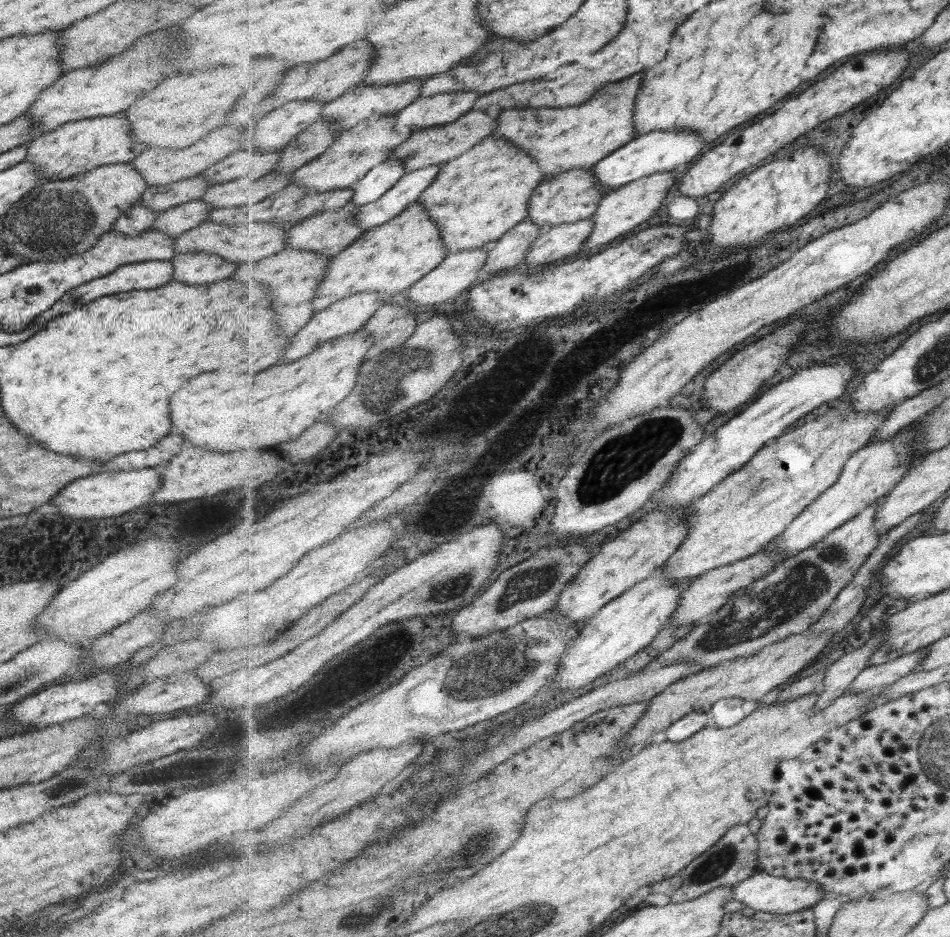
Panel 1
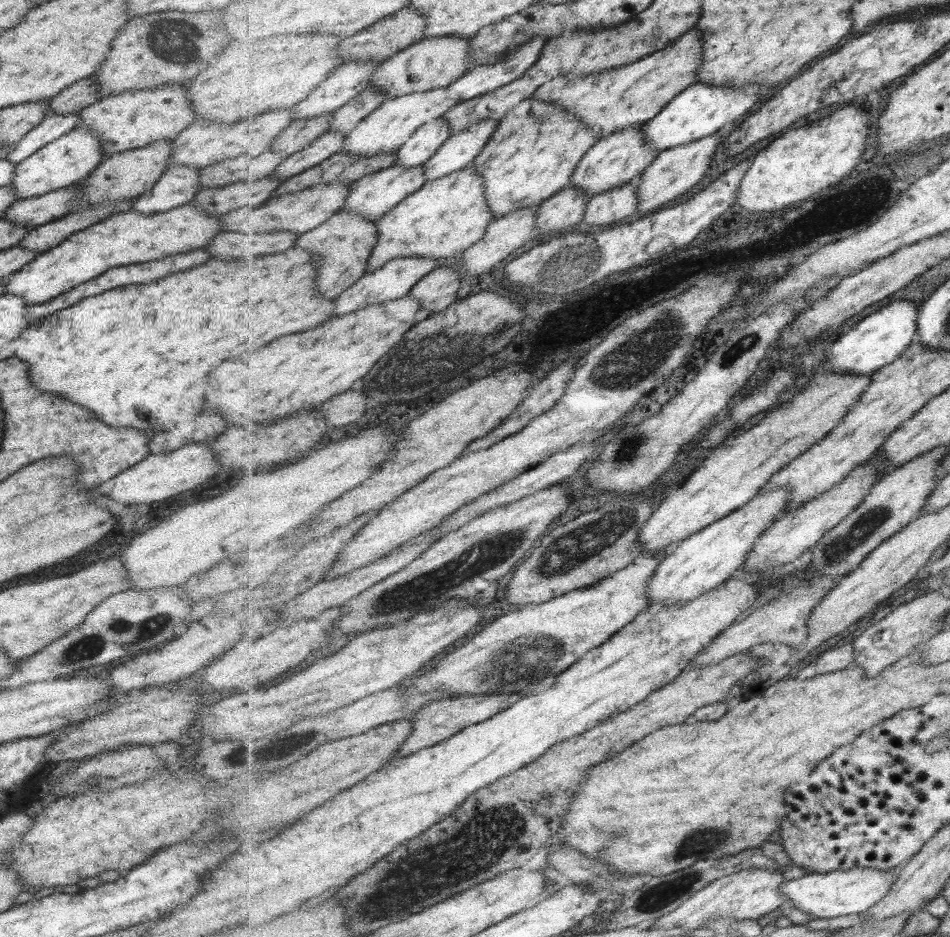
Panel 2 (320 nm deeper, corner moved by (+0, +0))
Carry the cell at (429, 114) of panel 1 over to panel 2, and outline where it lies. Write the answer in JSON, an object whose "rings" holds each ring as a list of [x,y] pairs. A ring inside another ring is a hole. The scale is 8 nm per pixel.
{"rings":[[[535,37],[526,42],[521,49],[515,49],[508,57],[495,65],[473,66],[459,81],[453,82],[449,88],[461,98],[461,101],[479,98],[497,88],[507,86],[527,74],[527,70],[539,58],[547,43],[545,37]]]}

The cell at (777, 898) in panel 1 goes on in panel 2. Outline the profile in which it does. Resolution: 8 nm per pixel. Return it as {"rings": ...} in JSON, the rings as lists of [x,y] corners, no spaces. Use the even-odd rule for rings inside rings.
{"rings":[[[859,867],[848,871],[834,870],[828,873],[808,873],[798,879],[793,879],[782,884],[781,891],[795,906],[803,912],[814,914],[816,918],[837,918],[838,916],[849,916],[849,914],[866,913],[871,907],[881,902],[891,892],[896,881],[897,868],[889,870],[865,869]]]}

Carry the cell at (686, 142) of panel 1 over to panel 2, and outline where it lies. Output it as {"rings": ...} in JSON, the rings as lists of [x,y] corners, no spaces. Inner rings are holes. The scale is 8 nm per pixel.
{"rings":[[[759,84],[745,86],[741,90],[737,90],[735,87],[727,88],[727,86],[690,85],[653,121],[647,121],[643,126],[647,146],[661,152],[675,146],[687,145],[689,142],[697,142],[701,138],[711,137],[713,134],[725,134],[727,130],[731,130],[732,122],[748,116],[747,112],[760,99],[759,94],[761,94]]]}

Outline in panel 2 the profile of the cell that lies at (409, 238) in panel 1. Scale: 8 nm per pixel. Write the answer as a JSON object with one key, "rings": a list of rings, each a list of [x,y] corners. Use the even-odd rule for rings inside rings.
{"rings":[[[473,164],[447,176],[426,181],[421,189],[410,194],[397,207],[390,210],[389,213],[385,213],[376,222],[379,231],[378,241],[368,262],[367,273],[381,269],[386,262],[394,258],[427,257],[437,260],[451,258],[455,252],[470,249],[476,242],[479,242],[494,220],[495,215],[491,212],[490,203],[486,197],[484,178],[476,171]]]}

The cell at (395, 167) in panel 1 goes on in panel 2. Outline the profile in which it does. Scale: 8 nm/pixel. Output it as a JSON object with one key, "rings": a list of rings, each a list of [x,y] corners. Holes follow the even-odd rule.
{"rings":[[[443,117],[421,126],[397,151],[396,165],[404,167],[425,165],[451,137],[449,126],[450,124]]]}

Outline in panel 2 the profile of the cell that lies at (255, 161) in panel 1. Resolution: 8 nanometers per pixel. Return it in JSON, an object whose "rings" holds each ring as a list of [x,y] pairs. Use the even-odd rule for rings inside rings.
{"rings":[[[327,113],[292,121],[288,128],[274,140],[269,152],[283,153],[288,157],[305,150],[331,130],[333,117],[334,113]]]}

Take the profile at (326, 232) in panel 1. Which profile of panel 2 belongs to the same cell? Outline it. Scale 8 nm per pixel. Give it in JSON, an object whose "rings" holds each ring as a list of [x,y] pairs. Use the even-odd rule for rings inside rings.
{"rings":[[[395,165],[386,169],[381,169],[377,173],[368,174],[361,180],[355,181],[350,185],[350,193],[348,194],[347,203],[345,207],[341,208],[339,211],[344,211],[345,209],[358,212],[359,214],[369,217],[371,220],[377,222],[385,213],[389,213],[401,202],[403,202],[410,194],[417,192],[426,184],[426,166],[419,165],[414,167],[404,167],[401,165]]]}

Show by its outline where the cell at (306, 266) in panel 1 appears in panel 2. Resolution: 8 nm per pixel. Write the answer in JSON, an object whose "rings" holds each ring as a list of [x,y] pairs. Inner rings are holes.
{"rings":[[[351,209],[338,211],[321,226],[299,235],[294,247],[311,251],[316,256],[320,272],[318,292],[327,298],[337,298],[351,288],[368,270],[368,262],[378,241],[378,226],[374,220]]]}

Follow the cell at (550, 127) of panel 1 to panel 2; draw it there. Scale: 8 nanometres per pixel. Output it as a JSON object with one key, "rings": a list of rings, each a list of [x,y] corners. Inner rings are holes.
{"rings":[[[695,28],[679,37],[673,45],[631,65],[577,79],[555,78],[539,87],[531,100],[563,106],[591,126],[599,139],[607,138],[619,130],[635,130],[635,127],[653,121],[679,94],[695,84],[701,60],[704,60],[703,34]]]}

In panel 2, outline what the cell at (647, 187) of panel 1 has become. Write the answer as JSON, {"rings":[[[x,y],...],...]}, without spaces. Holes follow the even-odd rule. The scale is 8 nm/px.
{"rings":[[[713,134],[711,137],[701,138],[697,142],[689,142],[687,145],[675,146],[669,150],[662,150],[659,156],[645,169],[641,178],[637,179],[639,195],[639,216],[644,216],[661,209],[667,202],[673,202],[677,196],[689,192],[695,184],[703,180],[703,176],[709,172],[711,162],[715,158],[715,152],[719,148],[719,138],[724,134]]]}

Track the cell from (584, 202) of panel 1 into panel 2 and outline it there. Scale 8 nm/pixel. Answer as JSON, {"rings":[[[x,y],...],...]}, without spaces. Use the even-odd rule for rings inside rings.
{"rings":[[[643,127],[635,130],[619,130],[607,138],[601,138],[582,158],[572,176],[571,185],[583,189],[589,197],[613,190],[641,178],[646,168],[659,156],[659,151],[647,146]]]}

